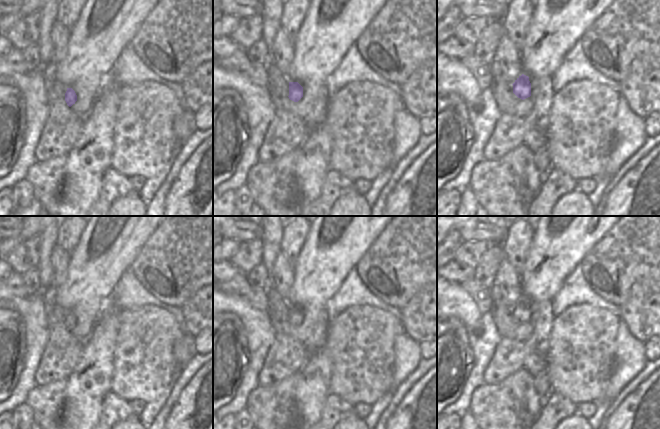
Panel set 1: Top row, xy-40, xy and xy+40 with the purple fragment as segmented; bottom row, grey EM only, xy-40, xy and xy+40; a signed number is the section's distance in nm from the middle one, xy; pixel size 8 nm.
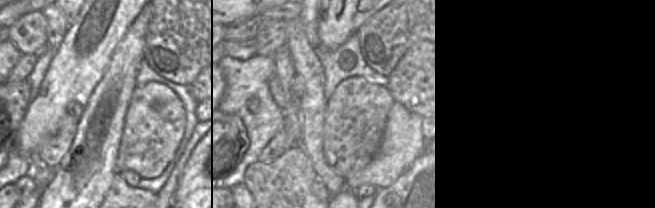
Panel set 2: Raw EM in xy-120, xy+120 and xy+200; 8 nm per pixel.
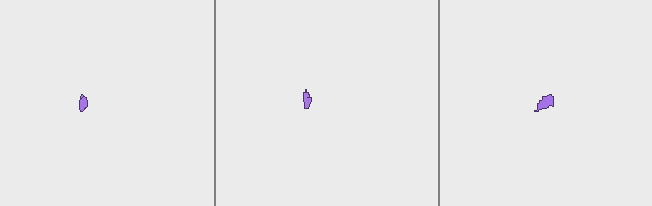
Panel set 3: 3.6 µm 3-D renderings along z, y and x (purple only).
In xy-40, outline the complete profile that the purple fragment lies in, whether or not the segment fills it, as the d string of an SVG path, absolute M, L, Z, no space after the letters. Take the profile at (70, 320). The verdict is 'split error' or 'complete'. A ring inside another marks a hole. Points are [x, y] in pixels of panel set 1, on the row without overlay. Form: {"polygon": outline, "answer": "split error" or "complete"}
{"polygon": "M67 312L65 317L65 325L69 331L71 331L77 325L77 319L72 312Z", "answer": "complete"}

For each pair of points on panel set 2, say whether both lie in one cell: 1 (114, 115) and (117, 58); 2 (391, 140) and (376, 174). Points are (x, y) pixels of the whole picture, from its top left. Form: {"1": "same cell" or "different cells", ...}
{"1": "same cell", "2": "same cell"}

